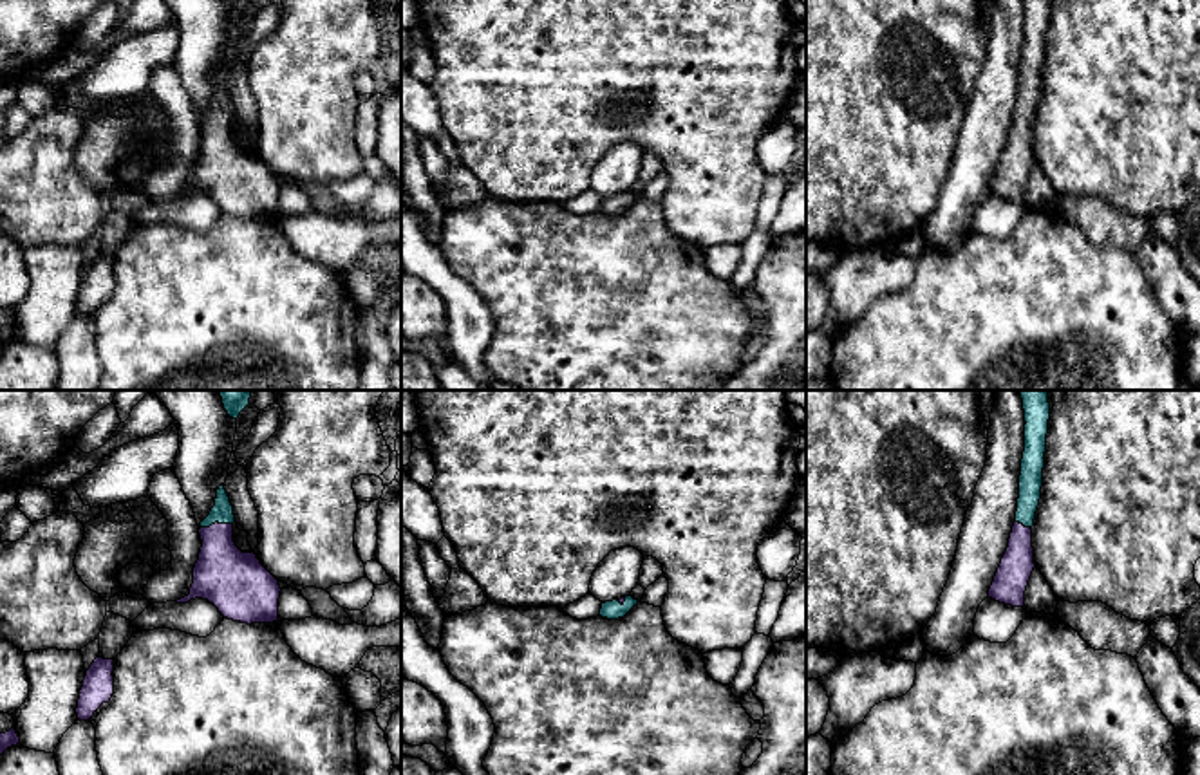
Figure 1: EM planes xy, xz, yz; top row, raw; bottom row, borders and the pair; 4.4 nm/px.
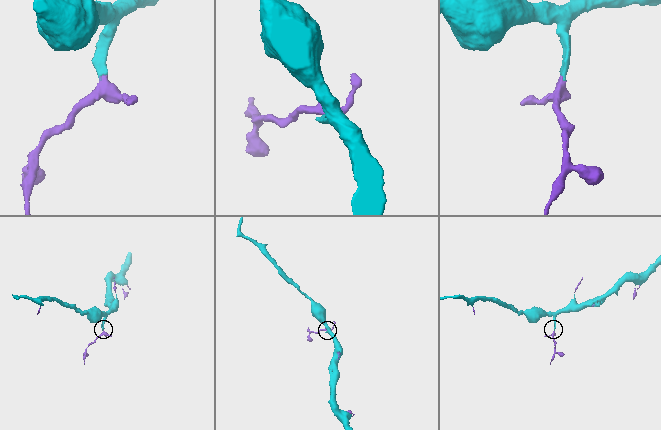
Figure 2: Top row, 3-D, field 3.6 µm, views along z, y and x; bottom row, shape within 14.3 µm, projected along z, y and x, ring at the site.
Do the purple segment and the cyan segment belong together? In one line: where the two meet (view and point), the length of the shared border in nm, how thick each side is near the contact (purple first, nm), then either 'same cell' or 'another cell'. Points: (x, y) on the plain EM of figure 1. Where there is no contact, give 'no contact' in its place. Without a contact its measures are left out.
meets purple in xy at (215, 118); contact 150 nm long; 260 nm thick on the purple side, 100 nm on the other; same cell

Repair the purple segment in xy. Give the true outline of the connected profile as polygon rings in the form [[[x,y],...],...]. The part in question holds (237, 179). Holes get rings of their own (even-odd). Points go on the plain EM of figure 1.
[[[220,79],[215,101],[201,117],[202,143],[193,163],[190,190],[177,195],[188,199],[202,193],[219,208],[240,219],[278,217],[278,175],[260,159],[255,148],[242,148],[233,137],[233,101]]]

